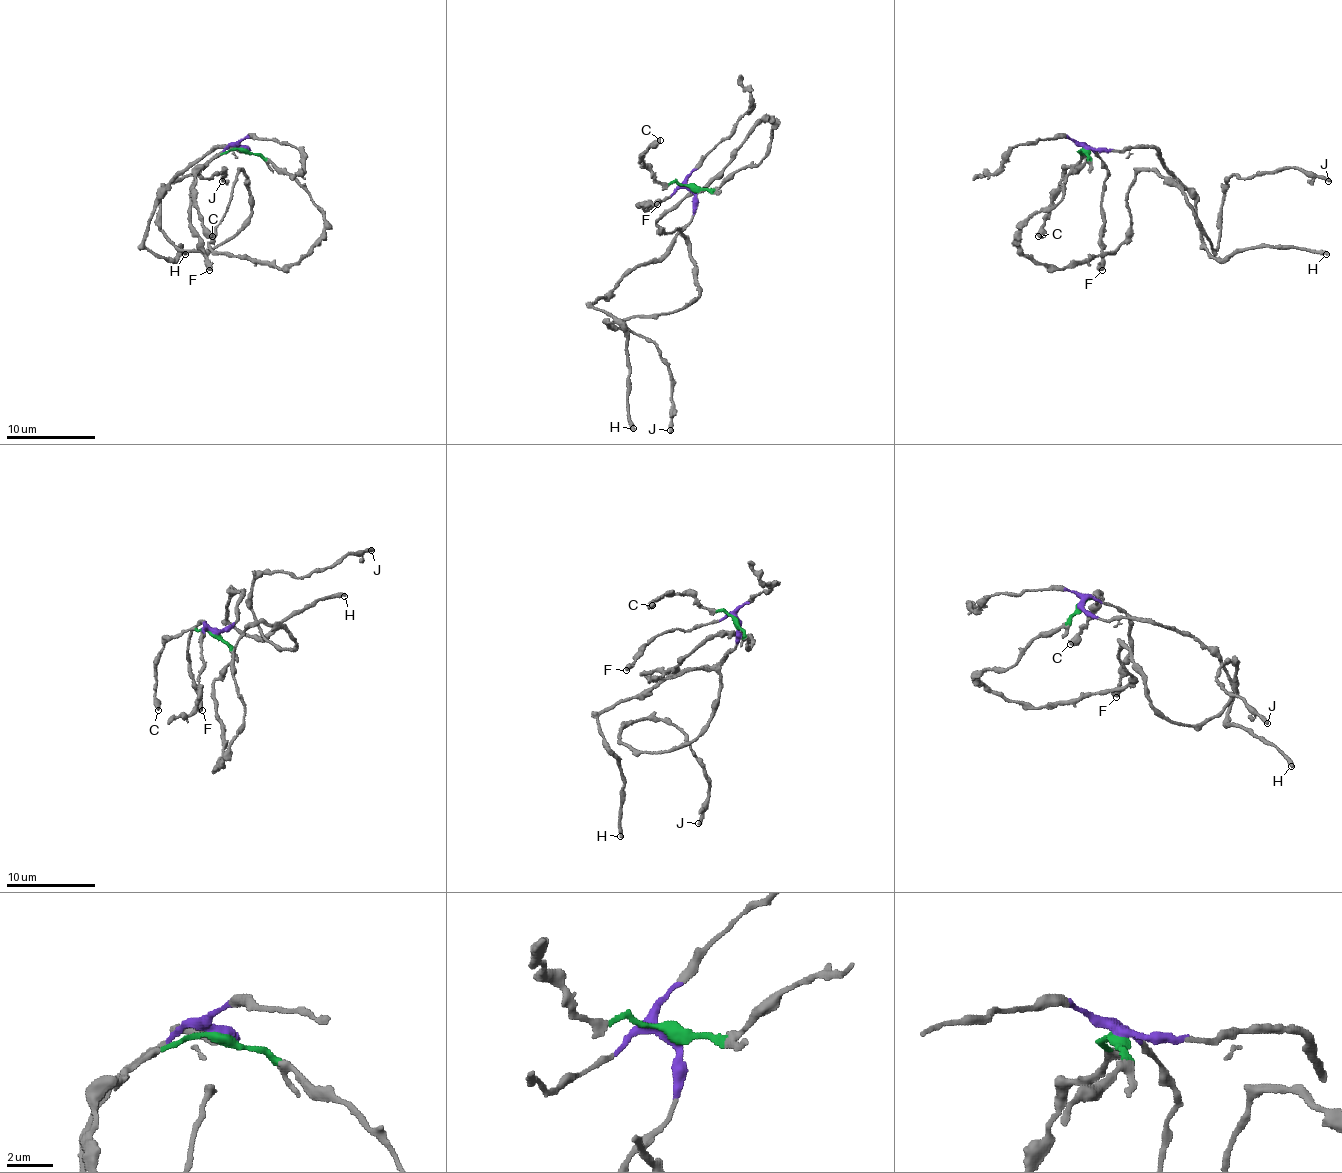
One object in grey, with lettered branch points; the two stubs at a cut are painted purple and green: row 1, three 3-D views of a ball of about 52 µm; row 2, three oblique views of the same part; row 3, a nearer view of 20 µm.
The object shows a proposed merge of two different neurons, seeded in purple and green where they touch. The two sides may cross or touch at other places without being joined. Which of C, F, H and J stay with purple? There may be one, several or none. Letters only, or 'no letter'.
F, H

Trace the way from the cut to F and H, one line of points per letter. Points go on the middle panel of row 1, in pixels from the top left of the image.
F: (691, 187), (678, 187), (649, 209), (638, 205), (658, 205)
H: (691, 187), (693, 216), (660, 256), (636, 265), (592, 305), (609, 316), (627, 338), (627, 411), (634, 429)

